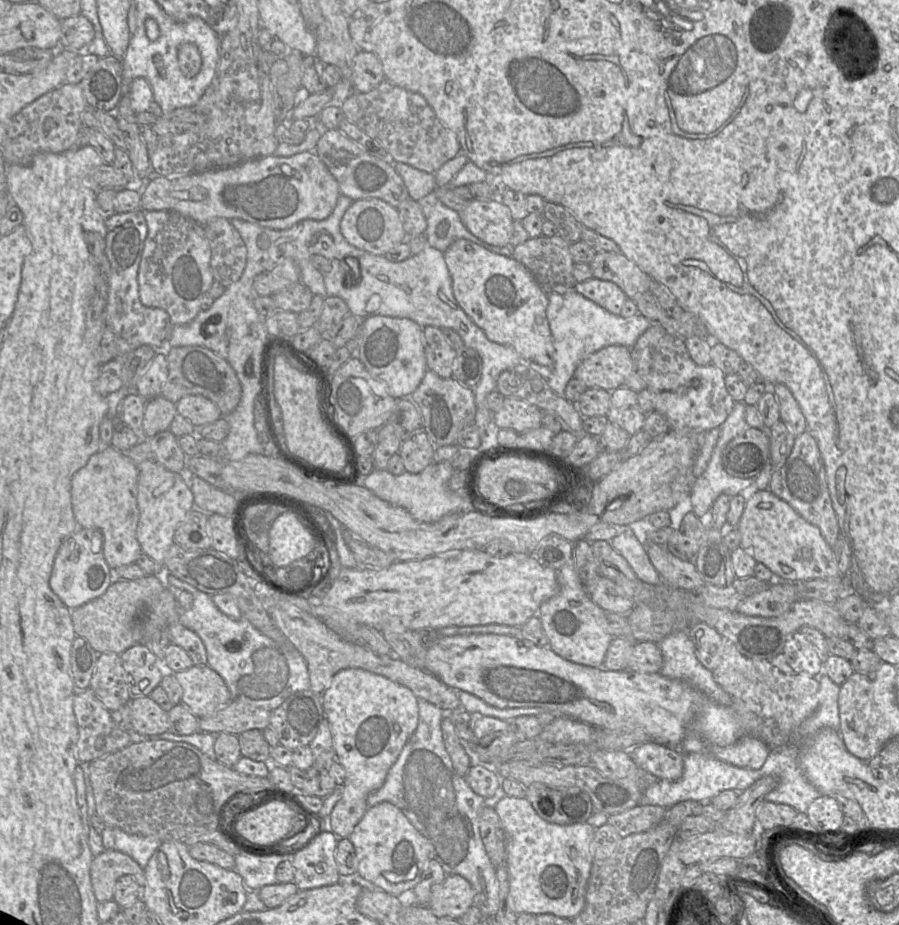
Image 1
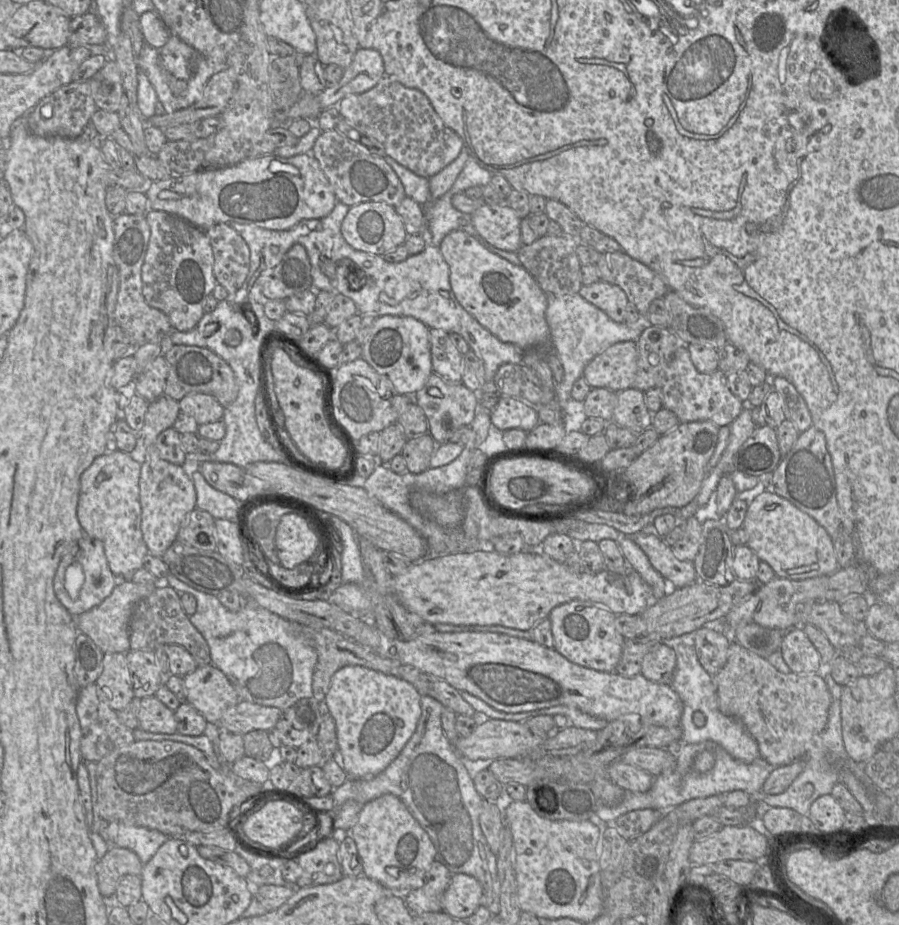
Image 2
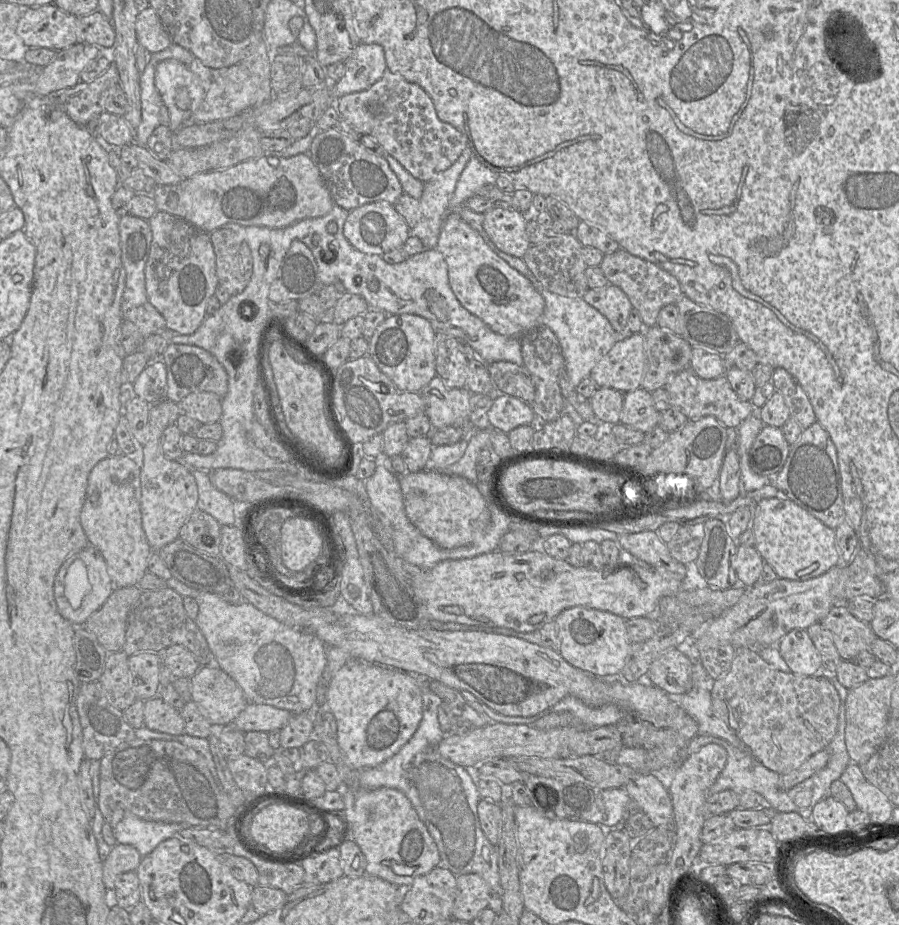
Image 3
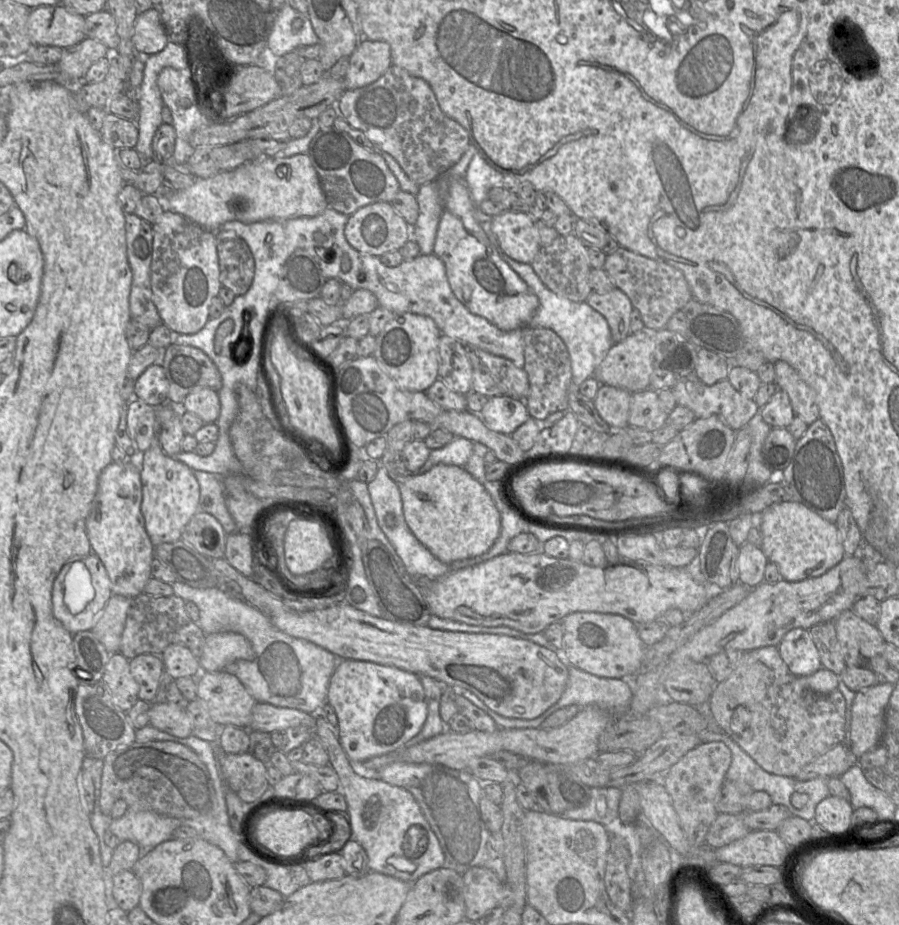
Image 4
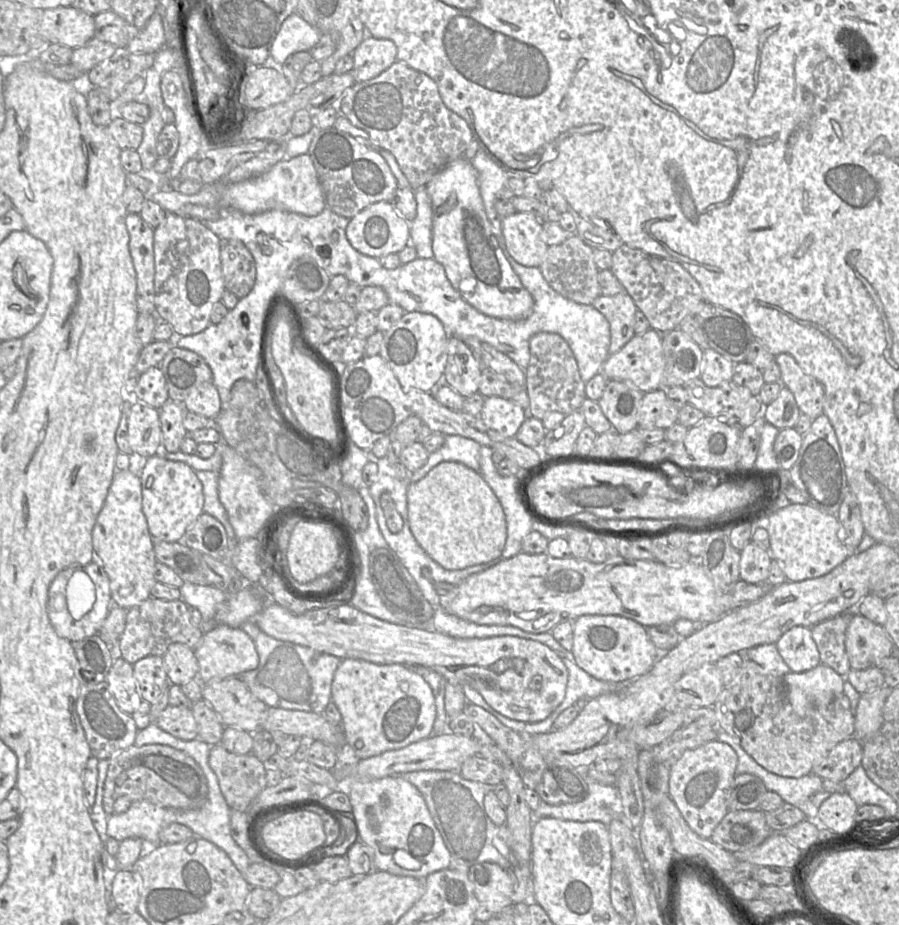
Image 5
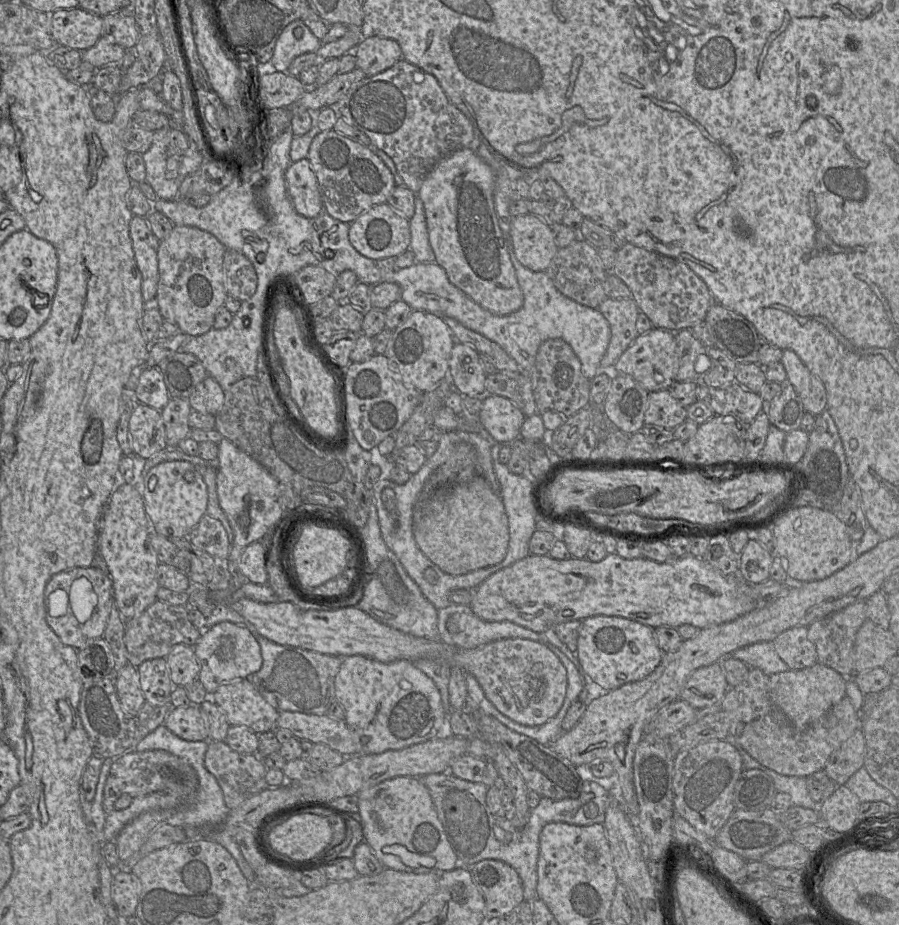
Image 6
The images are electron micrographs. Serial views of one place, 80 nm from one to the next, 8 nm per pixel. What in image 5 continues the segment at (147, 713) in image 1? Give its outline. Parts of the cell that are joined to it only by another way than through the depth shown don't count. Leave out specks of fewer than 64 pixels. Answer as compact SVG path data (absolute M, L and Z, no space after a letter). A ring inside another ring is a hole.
M169 704L152 723L181 740L198 738L198 725L191 707Z

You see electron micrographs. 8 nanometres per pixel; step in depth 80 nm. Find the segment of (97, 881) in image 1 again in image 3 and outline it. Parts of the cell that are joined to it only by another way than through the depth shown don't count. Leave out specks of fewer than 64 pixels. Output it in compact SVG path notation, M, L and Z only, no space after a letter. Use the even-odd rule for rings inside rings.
M117 843L113 846L102 866L102 880L105 888L115 889L117 877L123 873L135 871L141 859L142 856L132 845Z

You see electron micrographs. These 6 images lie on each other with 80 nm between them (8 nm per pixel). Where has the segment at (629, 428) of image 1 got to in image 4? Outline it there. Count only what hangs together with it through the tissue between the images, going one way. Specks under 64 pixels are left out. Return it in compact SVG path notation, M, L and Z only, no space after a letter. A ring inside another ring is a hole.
M647 388L632 393L628 424L650 432L660 429L667 423L668 413L659 403L658 392Z

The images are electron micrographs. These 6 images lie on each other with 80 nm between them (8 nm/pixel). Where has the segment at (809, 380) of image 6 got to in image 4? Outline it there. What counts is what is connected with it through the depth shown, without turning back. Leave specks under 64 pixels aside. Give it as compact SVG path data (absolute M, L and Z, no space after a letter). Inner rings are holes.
M784 360L772 361L775 365L775 383L790 399L795 416L810 425L820 418L815 389L803 376Z

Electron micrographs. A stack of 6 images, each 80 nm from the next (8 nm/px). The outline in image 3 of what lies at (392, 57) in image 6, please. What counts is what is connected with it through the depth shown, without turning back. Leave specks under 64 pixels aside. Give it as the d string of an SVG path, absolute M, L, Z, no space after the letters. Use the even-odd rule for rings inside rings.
M361 43L354 53L345 61L345 74L337 82L332 83L332 98L334 101L344 95L369 89L375 84L387 69L385 52L379 44Z

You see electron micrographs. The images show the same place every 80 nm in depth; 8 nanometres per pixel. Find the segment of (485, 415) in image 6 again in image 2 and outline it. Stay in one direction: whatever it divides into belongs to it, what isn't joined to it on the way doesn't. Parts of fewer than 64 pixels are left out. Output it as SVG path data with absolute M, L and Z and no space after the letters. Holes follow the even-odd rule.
M500 396L490 411L490 419L492 425L501 432L509 429L529 432L540 423L535 408L509 396Z

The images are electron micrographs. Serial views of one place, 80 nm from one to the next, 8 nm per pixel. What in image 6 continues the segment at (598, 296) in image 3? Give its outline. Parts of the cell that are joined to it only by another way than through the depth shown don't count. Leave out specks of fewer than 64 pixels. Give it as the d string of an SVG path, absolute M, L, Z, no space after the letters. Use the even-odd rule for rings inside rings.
M606 298L597 308L609 323L610 341L608 348L600 362L600 371L614 373L613 366L624 351L632 344L638 336L636 321L639 308L633 298L630 299L611 299Z

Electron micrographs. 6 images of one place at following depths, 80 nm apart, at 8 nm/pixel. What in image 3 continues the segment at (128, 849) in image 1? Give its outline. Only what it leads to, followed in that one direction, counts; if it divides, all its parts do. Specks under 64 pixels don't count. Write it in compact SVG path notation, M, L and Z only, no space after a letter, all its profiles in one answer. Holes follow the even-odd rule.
M125 813L112 830L117 843L132 845L144 857L151 853L159 843L189 827L187 824L147 821Z

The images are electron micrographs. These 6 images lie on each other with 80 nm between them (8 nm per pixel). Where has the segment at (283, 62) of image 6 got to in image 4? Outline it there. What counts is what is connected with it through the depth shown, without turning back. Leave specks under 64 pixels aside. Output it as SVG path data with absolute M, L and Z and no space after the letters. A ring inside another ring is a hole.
M285 3L279 11L271 34L268 38L268 48L276 57L293 52L299 47L308 47L319 43L319 38L314 32L308 14L296 11L288 3ZM294 19L303 20L303 27L294 31L292 22Z

